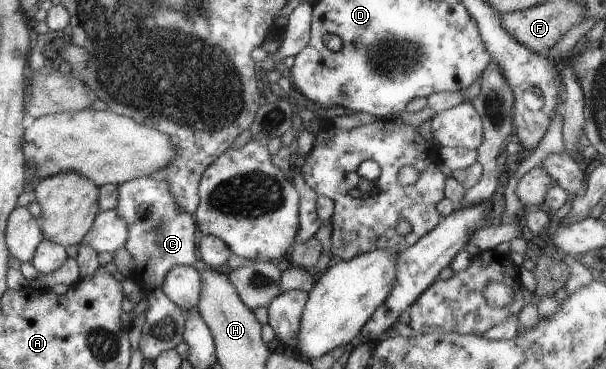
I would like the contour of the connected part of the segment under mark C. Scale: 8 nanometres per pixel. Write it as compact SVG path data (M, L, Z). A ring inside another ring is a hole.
M138 177L116 186L116 212L126 221L127 239L124 248L134 260L134 268L126 278L133 280L144 292L158 288L164 275L174 265L191 265L197 260L198 237L193 215L179 209L168 192L168 182Z

